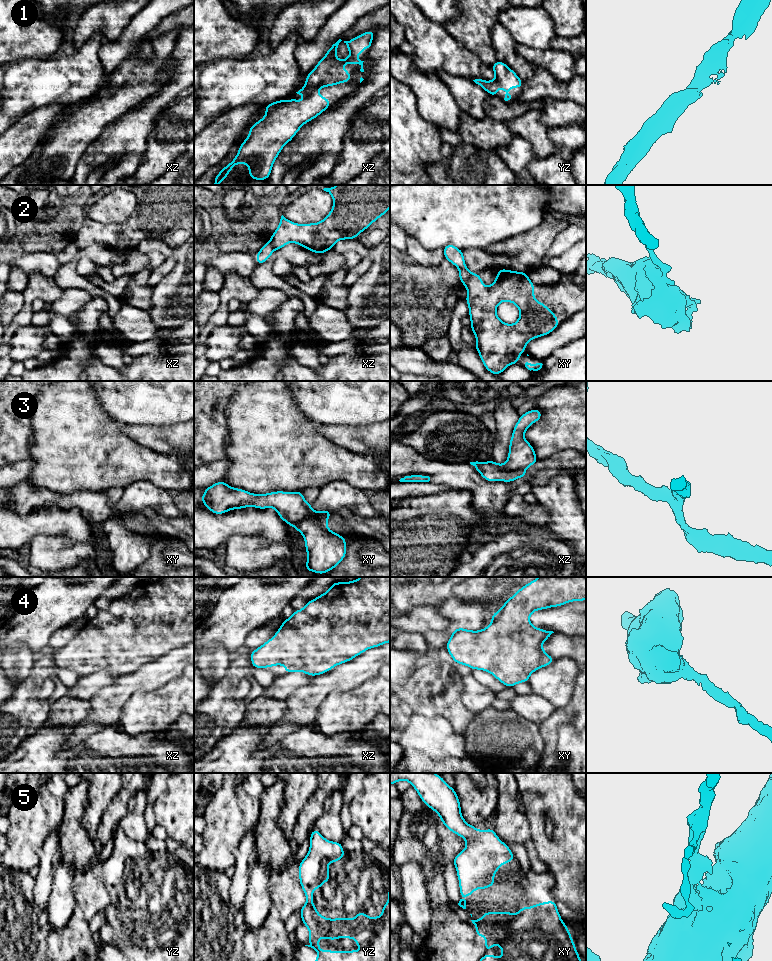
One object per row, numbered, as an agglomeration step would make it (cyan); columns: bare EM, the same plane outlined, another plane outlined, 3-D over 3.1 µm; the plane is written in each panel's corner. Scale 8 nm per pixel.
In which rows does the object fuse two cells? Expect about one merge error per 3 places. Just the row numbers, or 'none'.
2, 3

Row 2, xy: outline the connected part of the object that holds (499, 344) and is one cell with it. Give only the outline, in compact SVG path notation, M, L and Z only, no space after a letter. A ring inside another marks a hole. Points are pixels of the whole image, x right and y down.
M498 268L495 281L486 287L479 273L472 273L465 283L468 295L465 301L469 307L471 329L476 337L475 349L479 353L484 367L492 374L501 374L509 365L519 363L519 356L525 353L529 341L550 334L559 325L553 311L534 297L534 283L528 278L527 272L517 272ZM502 301L515 304L520 316L515 324L501 321L496 308Z

